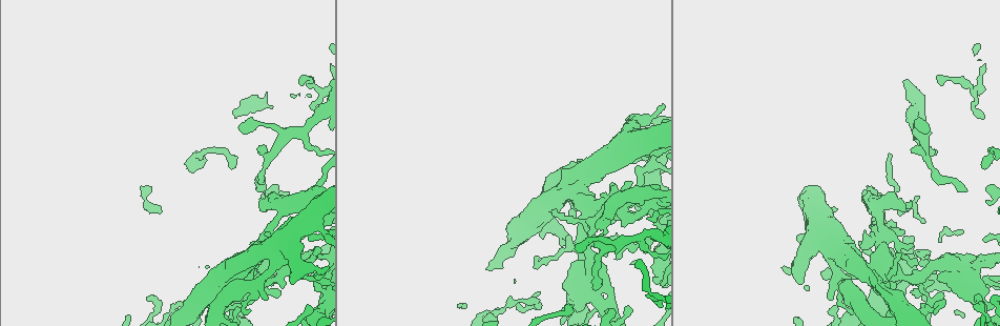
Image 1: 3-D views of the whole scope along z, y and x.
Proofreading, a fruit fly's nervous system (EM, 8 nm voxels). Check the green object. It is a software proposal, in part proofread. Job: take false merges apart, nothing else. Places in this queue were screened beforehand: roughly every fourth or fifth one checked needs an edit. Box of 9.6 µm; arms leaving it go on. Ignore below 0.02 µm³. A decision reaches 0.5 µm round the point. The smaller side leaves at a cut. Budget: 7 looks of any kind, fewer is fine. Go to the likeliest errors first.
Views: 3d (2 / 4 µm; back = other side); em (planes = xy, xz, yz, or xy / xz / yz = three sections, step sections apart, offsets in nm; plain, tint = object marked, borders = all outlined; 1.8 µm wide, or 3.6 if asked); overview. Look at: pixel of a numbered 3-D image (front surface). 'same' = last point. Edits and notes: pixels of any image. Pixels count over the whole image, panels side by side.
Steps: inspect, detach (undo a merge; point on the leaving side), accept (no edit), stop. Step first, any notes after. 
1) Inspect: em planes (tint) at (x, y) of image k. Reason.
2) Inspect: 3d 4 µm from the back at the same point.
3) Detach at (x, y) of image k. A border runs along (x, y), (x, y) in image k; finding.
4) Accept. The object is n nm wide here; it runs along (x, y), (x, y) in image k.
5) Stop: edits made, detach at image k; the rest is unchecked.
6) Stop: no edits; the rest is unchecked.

Inspect: 3d 2 µm at (877, 242) of image 1.

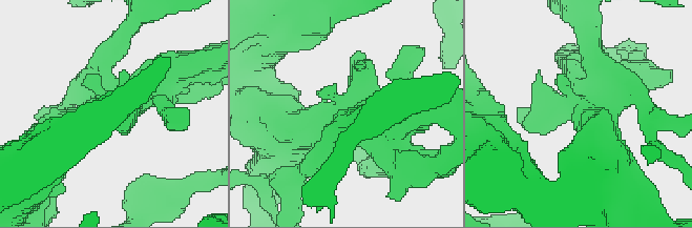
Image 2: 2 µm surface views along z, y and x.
Inspect: em xy step 4 (tint) at (343, 119) of image 2.

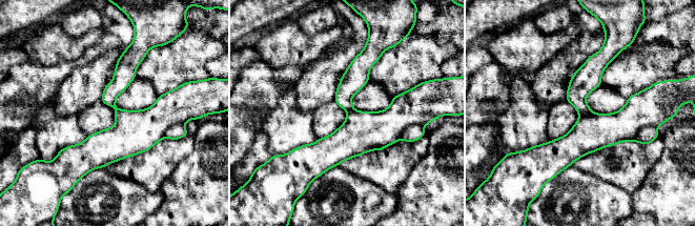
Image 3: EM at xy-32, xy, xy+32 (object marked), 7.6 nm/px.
Inspect: em planes (tint) at the same point.

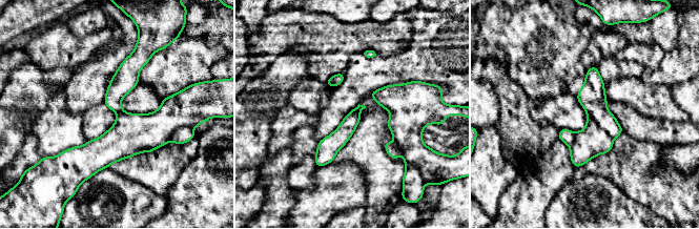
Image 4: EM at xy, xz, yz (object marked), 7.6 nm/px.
Detach at (592, 141) of image 4. The object is 120 nm wide here; the part that leaves runs along (178, 96), (144, 132), (68, 151) in image 4; two neurons meet here.

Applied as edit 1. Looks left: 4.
Inspect: overview. See it whole again.

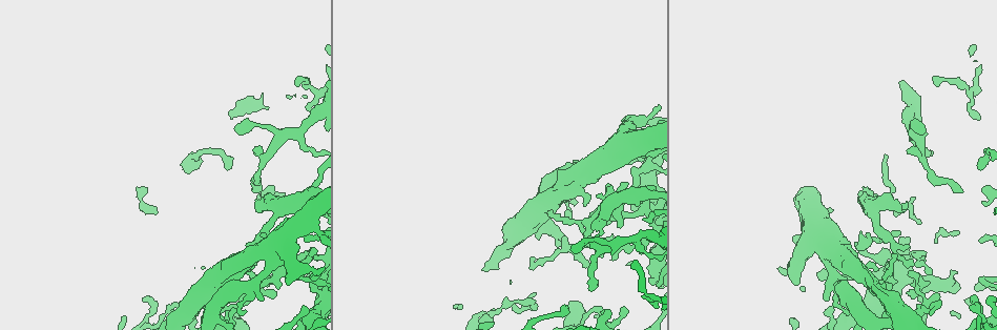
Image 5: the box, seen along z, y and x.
Inspect: em planes (tint) at (532, 306) of image 5. Sharp bend.

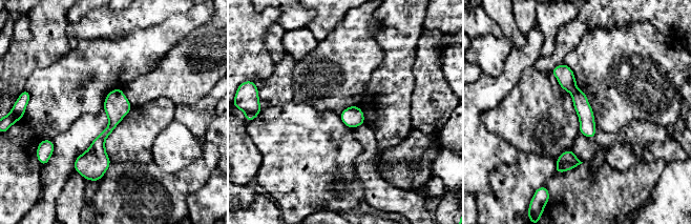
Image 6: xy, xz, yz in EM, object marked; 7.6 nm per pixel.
Accept. The object is 130 nm wide here; it runs along (118, 92), (114, 120), (99, 142), (99, 175) in image 6; one neuron here.

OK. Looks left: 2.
Inspect: em yz step 4 (tint) at (250, 285) of image 5. Arms part here.

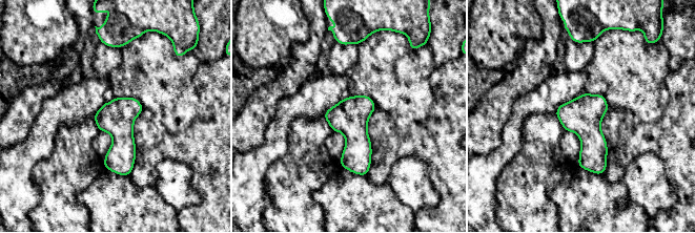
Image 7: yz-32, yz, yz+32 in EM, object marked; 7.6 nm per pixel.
Inspect: em planes (borders) at the same point.

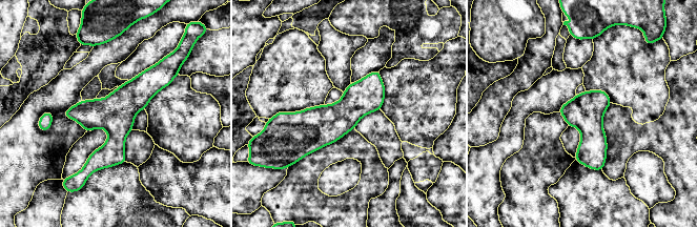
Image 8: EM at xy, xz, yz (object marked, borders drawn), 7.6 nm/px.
Accept. The object is 260 nm wide here; it runs along (158, 66), (91, 169) in image 8; all the same neuron.

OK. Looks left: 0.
Stop: edits made, detach at image 4; the rest is unchecked.

